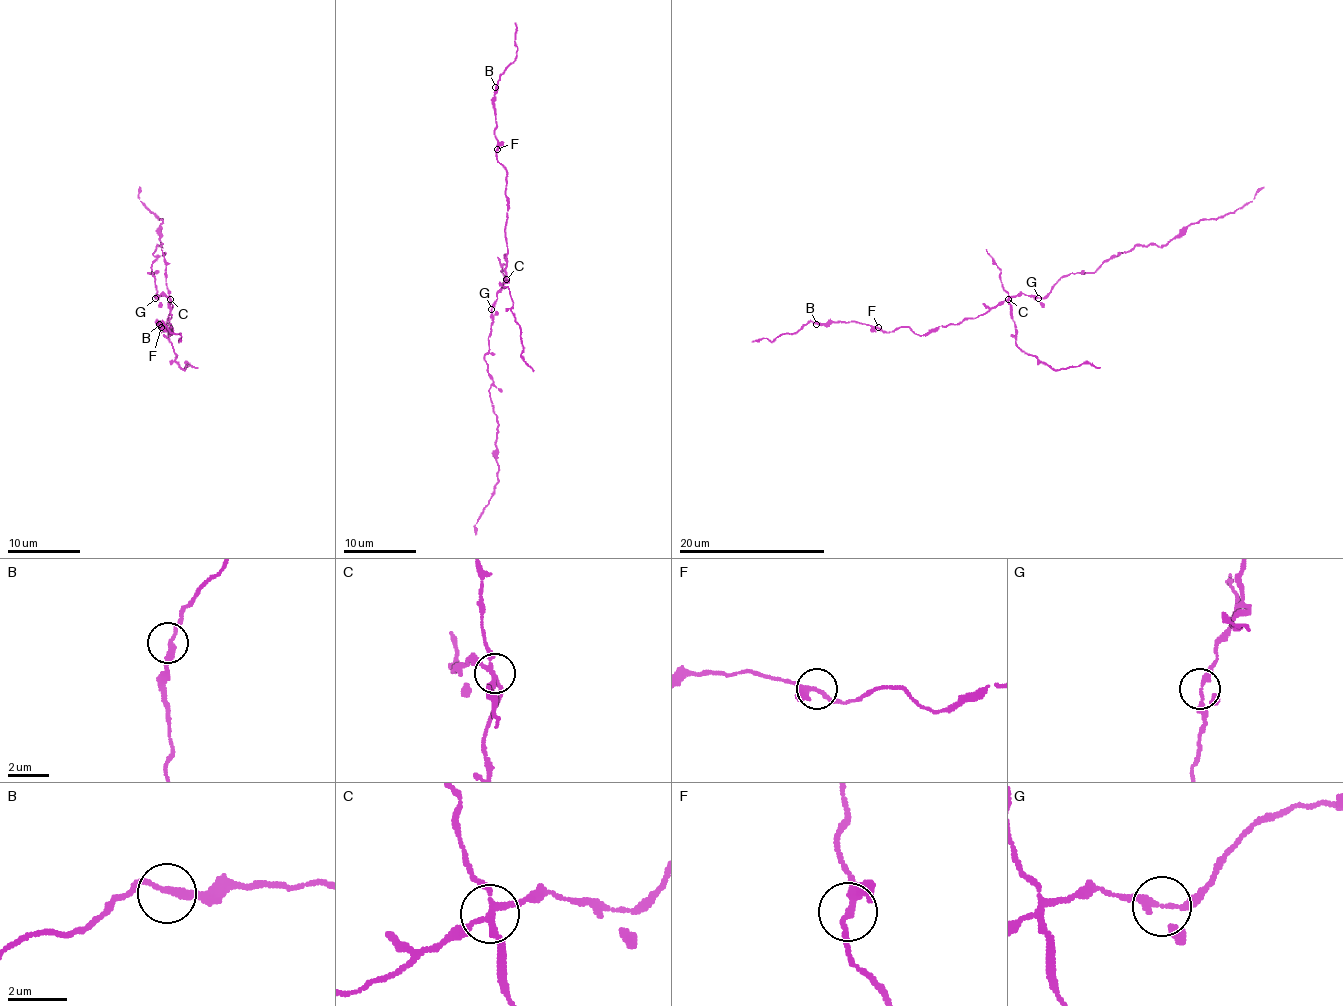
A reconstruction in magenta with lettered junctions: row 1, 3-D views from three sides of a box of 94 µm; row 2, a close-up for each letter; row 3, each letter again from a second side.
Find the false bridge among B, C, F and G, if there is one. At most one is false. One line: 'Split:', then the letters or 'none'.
Split: C

